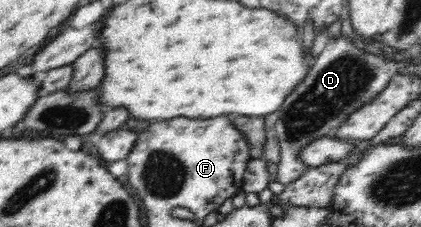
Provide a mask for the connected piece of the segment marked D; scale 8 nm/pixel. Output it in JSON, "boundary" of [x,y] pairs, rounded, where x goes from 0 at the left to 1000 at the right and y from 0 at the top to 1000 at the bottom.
{"boundary":[[[812,163],[800,181],[781,181],[767,229],[748,256],[734,326],[724,326],[715,370],[705,370],[696,405],[677,423],[677,449],[667,449],[658,485],[651,564],[665,643],[665,700],[651,797],[672,815],[696,802],[734,736],[708,700],[708,661],[739,617],[781,599],[831,493],[848,485],[914,388],[924,348],[938,330],[933,317],[957,286],[936,264],[910,269],[881,247]]]}

